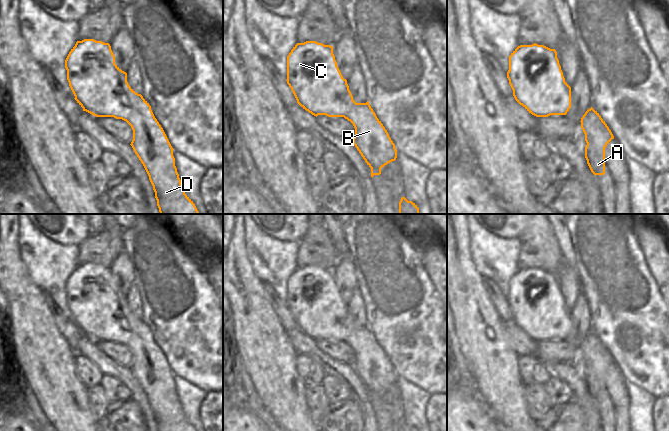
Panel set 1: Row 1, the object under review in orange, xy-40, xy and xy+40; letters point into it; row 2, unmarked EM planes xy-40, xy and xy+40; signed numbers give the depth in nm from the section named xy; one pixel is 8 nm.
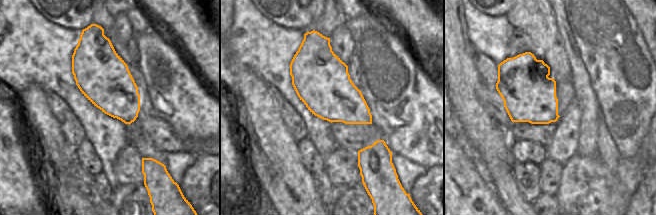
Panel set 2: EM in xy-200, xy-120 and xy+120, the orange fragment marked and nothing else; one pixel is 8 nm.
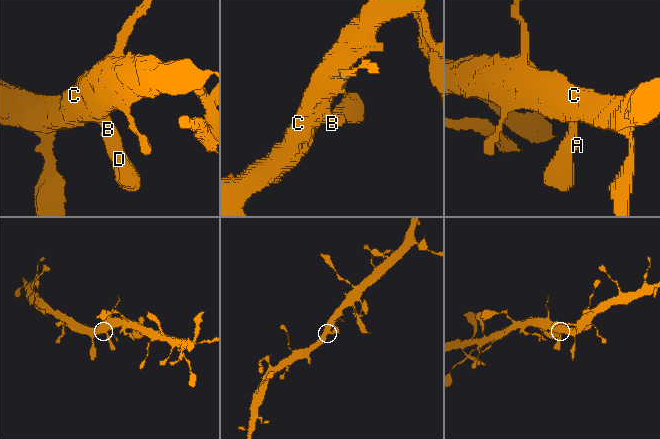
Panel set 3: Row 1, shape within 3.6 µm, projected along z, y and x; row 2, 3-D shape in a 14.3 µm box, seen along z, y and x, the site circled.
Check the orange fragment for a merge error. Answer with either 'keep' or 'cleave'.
keep

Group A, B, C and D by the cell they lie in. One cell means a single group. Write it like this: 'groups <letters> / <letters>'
groups A B C D

